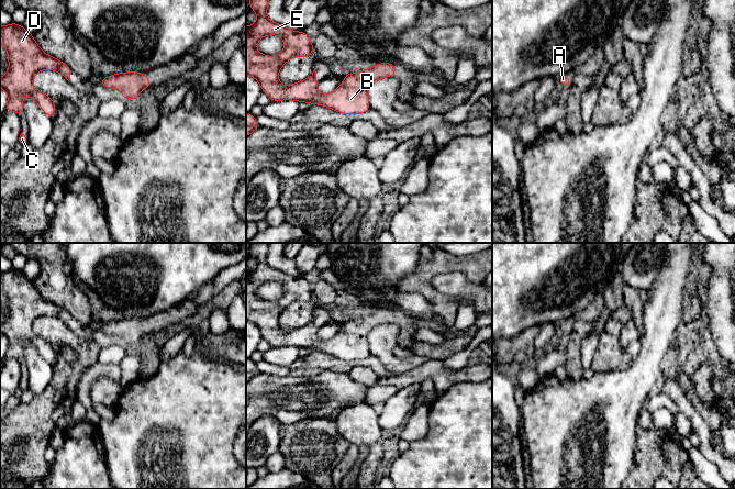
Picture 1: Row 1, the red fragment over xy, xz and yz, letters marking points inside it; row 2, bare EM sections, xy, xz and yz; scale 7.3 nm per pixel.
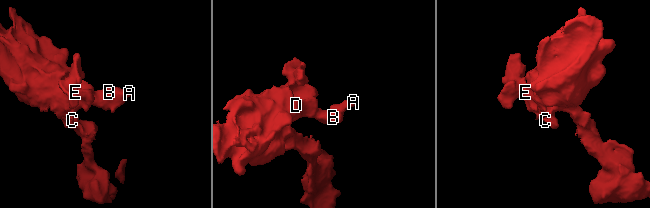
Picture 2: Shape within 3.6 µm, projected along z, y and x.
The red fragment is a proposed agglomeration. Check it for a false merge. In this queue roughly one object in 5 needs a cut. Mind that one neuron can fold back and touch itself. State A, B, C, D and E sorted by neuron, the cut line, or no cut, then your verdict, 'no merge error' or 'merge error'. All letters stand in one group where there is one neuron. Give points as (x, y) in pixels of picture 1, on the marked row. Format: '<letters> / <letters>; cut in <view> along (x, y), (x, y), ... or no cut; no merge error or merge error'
A B C D E; no cut; no merge error

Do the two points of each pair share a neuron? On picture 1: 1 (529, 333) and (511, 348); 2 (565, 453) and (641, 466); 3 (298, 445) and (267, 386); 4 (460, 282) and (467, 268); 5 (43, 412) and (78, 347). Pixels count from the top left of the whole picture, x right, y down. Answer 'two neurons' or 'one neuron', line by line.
1: one neuron
2: two neurons
3: two neurons
4: two neurons
5: one neuron

